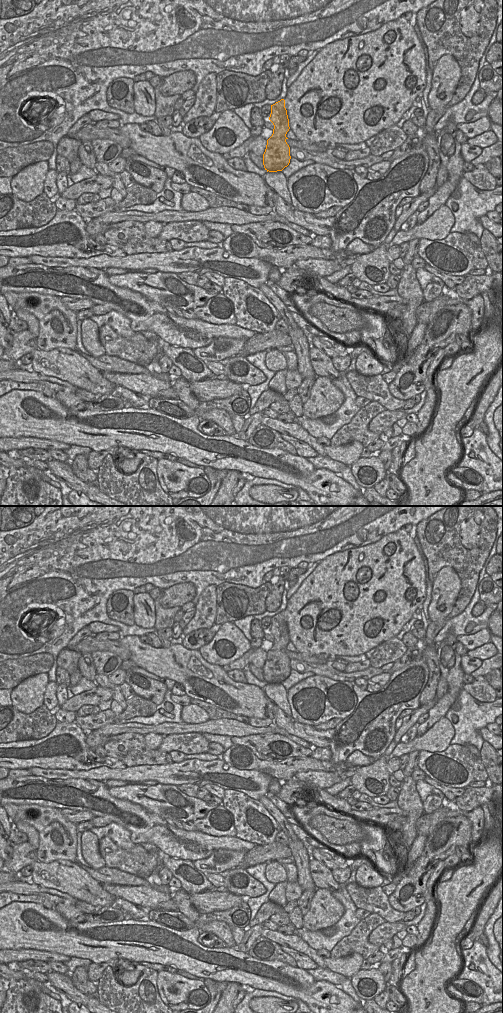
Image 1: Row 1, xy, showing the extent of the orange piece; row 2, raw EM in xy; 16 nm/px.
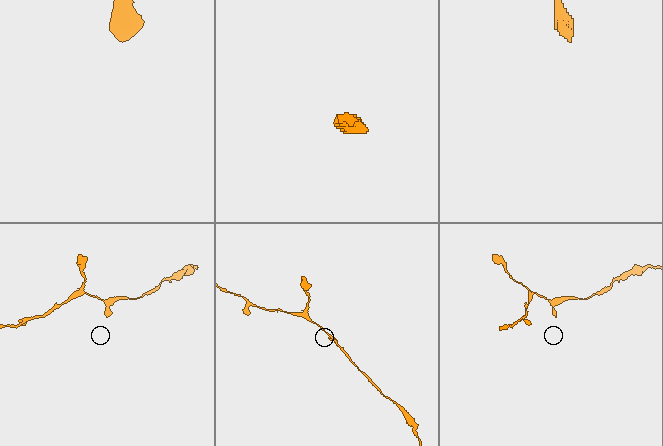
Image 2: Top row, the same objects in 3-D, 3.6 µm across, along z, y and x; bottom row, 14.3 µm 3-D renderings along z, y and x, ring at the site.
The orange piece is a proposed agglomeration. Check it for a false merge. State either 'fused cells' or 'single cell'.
single cell

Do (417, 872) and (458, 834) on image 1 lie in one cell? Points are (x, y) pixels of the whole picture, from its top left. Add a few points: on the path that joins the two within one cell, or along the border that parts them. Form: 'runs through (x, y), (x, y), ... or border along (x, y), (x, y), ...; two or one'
runs through (426, 862), (448, 843); one

